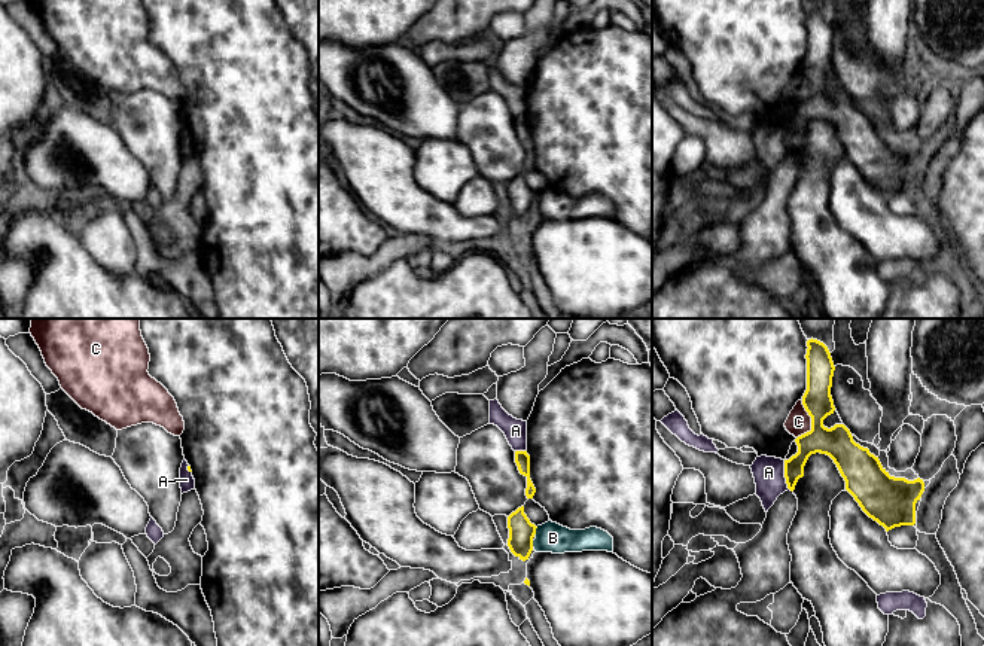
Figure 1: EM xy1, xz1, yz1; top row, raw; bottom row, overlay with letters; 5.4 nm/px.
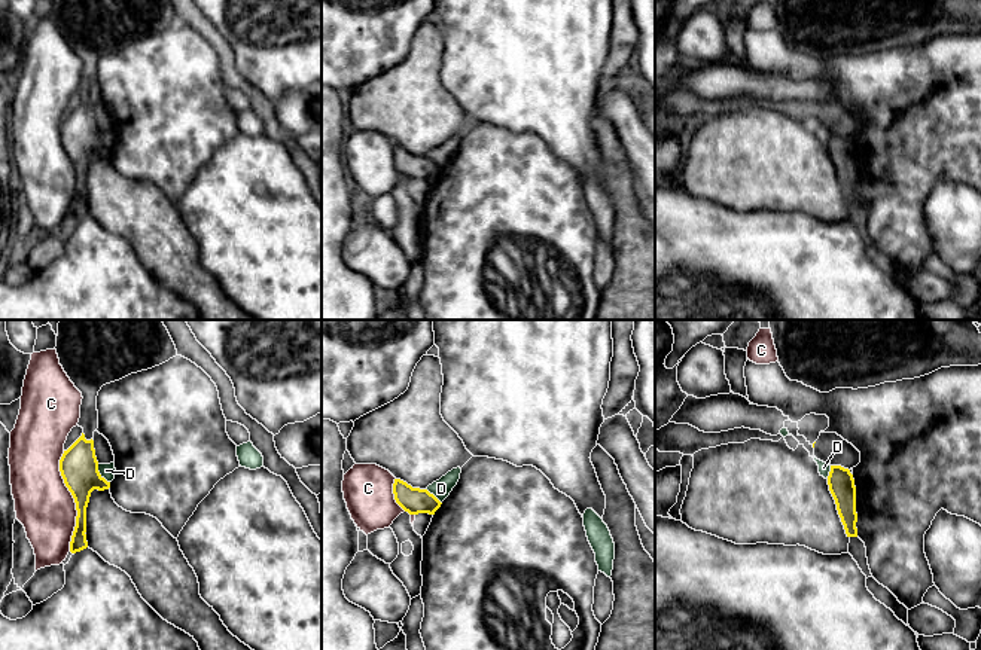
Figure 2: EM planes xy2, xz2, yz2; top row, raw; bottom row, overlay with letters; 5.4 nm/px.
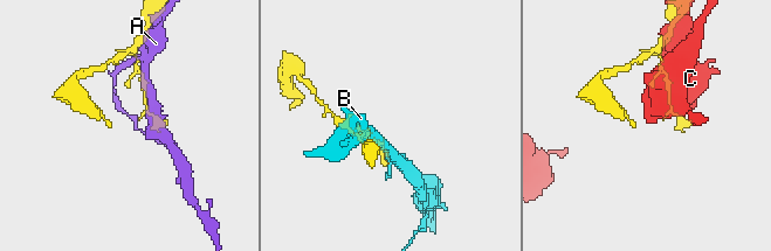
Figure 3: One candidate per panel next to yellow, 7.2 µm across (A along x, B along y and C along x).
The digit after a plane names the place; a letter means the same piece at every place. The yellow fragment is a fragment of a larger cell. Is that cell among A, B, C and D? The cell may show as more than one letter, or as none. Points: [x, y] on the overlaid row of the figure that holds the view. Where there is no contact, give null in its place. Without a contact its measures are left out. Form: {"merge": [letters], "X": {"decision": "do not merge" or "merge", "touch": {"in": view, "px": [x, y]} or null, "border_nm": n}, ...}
{"merge": [], "A": {"decision": "do not merge", "touch": {"in": "yz1", "px": [785, 475]}, "border_nm": 160}, "B": {"decision": "do not merge", "touch": {"in": "xz1", "px": [535, 530]}, "border_nm": 40}, "C": {"decision": "do not merge", "touch": {"in": "xy2", "px": [75, 502]}, "border_nm": 550}, "D": {"decision": "do not merge", "touch": {"in": "xy2", "px": [98, 473]}, "border_nm": 120}}

